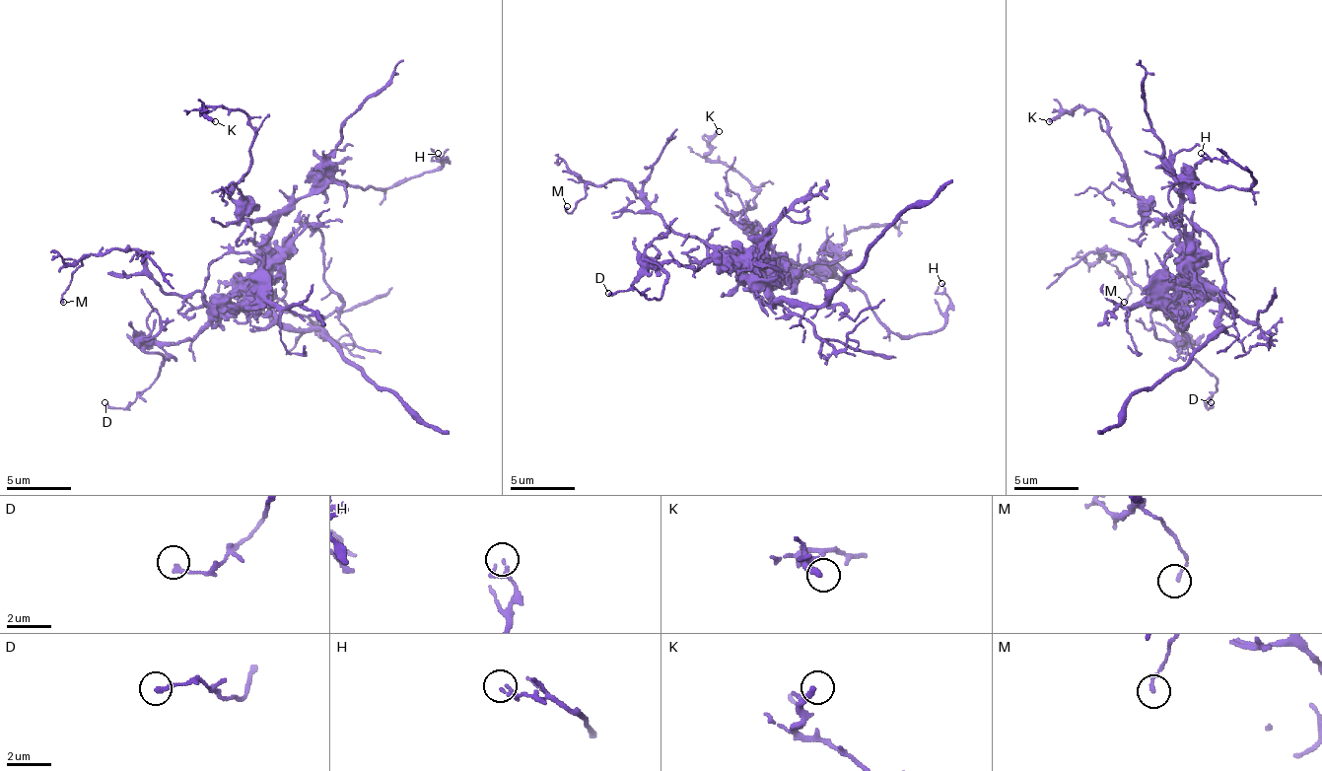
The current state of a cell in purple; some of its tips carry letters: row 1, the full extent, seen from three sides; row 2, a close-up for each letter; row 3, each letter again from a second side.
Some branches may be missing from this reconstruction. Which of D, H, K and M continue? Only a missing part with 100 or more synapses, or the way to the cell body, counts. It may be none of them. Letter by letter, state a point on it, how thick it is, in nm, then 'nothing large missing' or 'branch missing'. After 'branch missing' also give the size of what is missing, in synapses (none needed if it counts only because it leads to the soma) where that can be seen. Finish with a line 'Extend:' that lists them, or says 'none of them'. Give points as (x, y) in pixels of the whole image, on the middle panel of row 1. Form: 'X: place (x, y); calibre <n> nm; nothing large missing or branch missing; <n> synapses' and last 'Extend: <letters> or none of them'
D: place (608, 293); calibre 200 nm; nothing large missing
H: place (941, 283); calibre 110 nm; nothing large missing
K: place (719, 131); calibre 280 nm; nothing large missing
M: place (567, 206); calibre 130 nm; nothing large missing
Extend: none of them

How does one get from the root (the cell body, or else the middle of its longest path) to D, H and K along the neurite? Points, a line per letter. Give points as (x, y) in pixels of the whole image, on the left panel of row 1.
D: (270, 269), (192, 337), (167, 344), (160, 351), (160, 373), (124, 409), (104, 402)
H: (270, 269), (270, 234), (299, 198), (315, 195), (331, 182), (386, 188), (432, 173), (445, 160), (438, 153)
K: (270, 269), (270, 225), (247, 218), (238, 185), (250, 163), (253, 127), (241, 111), (205, 107), (215, 121)

